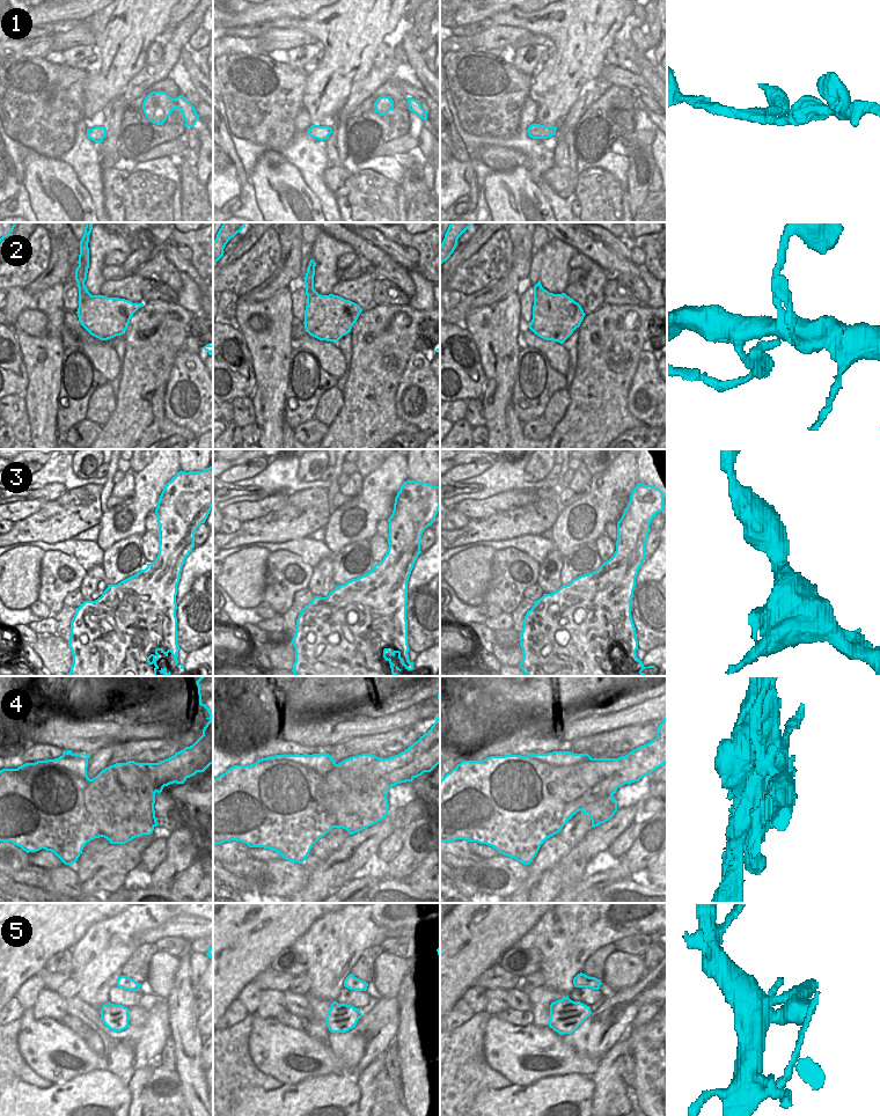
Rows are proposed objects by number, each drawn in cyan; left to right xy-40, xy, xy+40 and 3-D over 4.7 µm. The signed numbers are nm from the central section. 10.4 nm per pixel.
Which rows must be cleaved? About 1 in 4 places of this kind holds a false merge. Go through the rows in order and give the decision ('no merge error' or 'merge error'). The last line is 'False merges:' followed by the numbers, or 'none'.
1: no merge error
2: no merge error
3: no merge error
4: merge error
5: no merge error
False merges: 4

